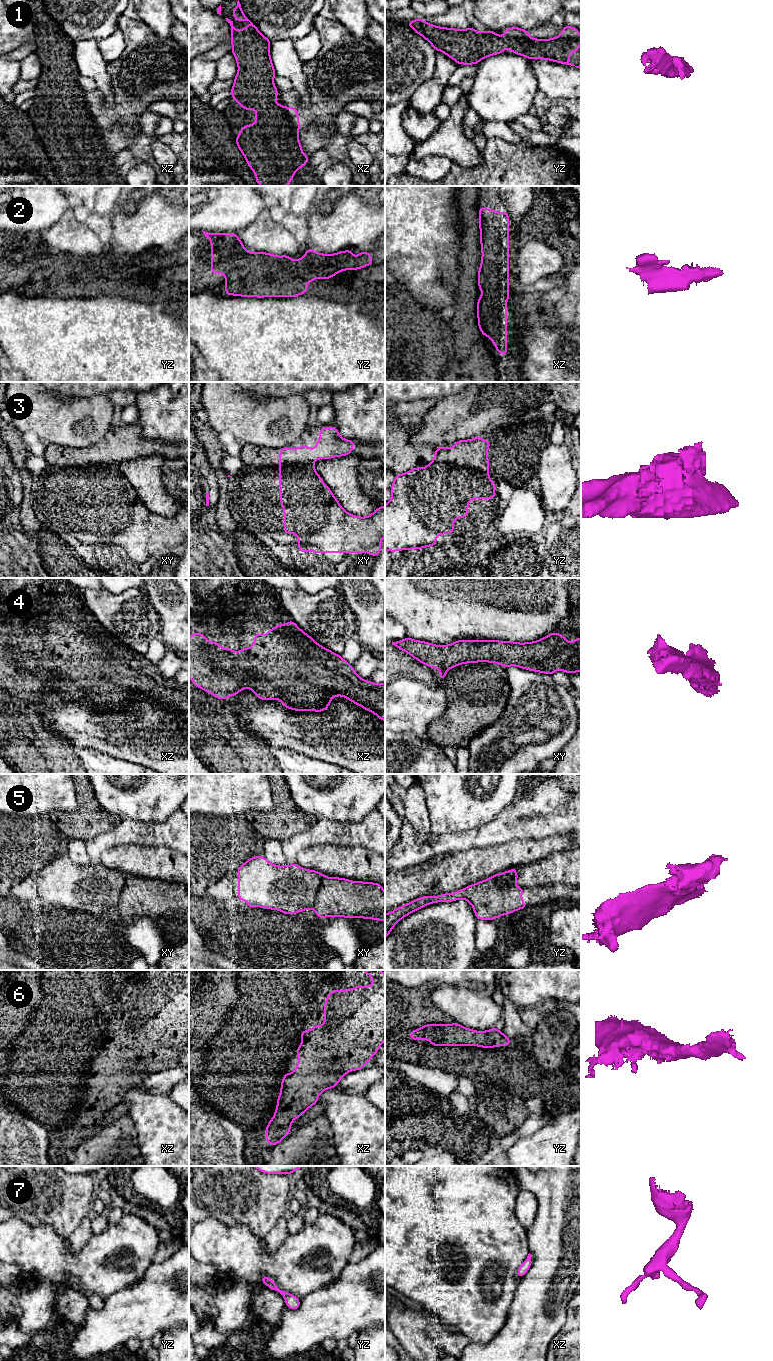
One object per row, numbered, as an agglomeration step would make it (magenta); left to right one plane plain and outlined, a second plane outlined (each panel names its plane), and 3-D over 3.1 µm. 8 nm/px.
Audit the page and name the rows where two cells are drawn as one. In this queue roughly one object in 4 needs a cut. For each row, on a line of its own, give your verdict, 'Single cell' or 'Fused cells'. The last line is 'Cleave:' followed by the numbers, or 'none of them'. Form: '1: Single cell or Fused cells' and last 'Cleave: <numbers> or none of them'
1: Single cell
2: Single cell
3: Fused cells
4: Single cell
5: Fused cells
6: Single cell
7: Single cell
Cleave: 3, 5

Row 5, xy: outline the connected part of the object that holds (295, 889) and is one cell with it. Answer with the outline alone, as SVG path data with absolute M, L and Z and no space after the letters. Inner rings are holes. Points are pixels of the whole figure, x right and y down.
M255 856L238 866L238 900L247 901L248 908L262 907L280 910L282 914L297 914L314 909L316 894L322 883L322 875L315 870L302 868L298 864L277 866L264 856Z

